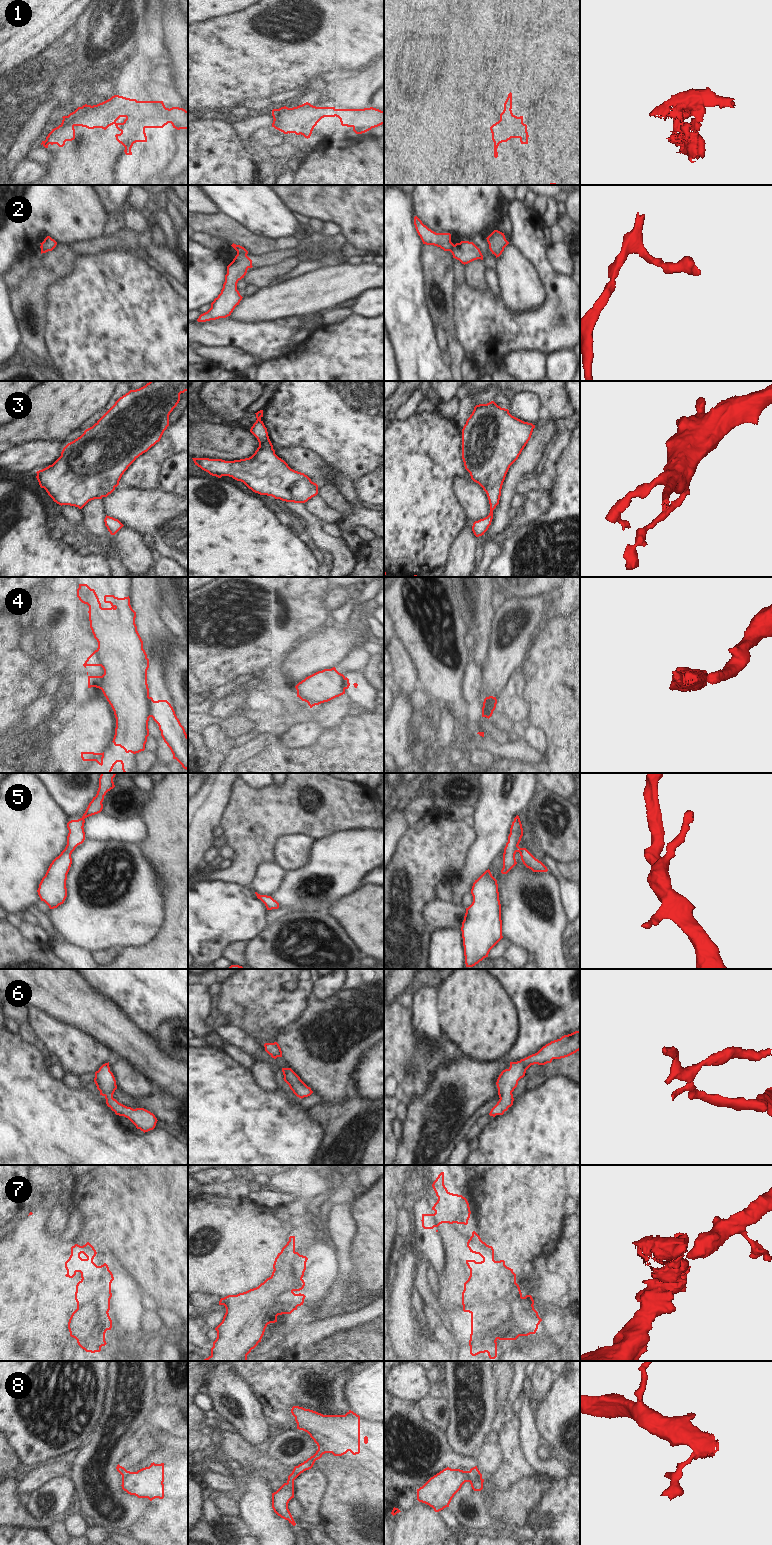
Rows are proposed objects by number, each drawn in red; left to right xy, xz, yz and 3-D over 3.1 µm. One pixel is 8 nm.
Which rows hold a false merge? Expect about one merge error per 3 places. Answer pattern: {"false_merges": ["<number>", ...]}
{"false_merges": ["2", "4", "7", "8"]}

